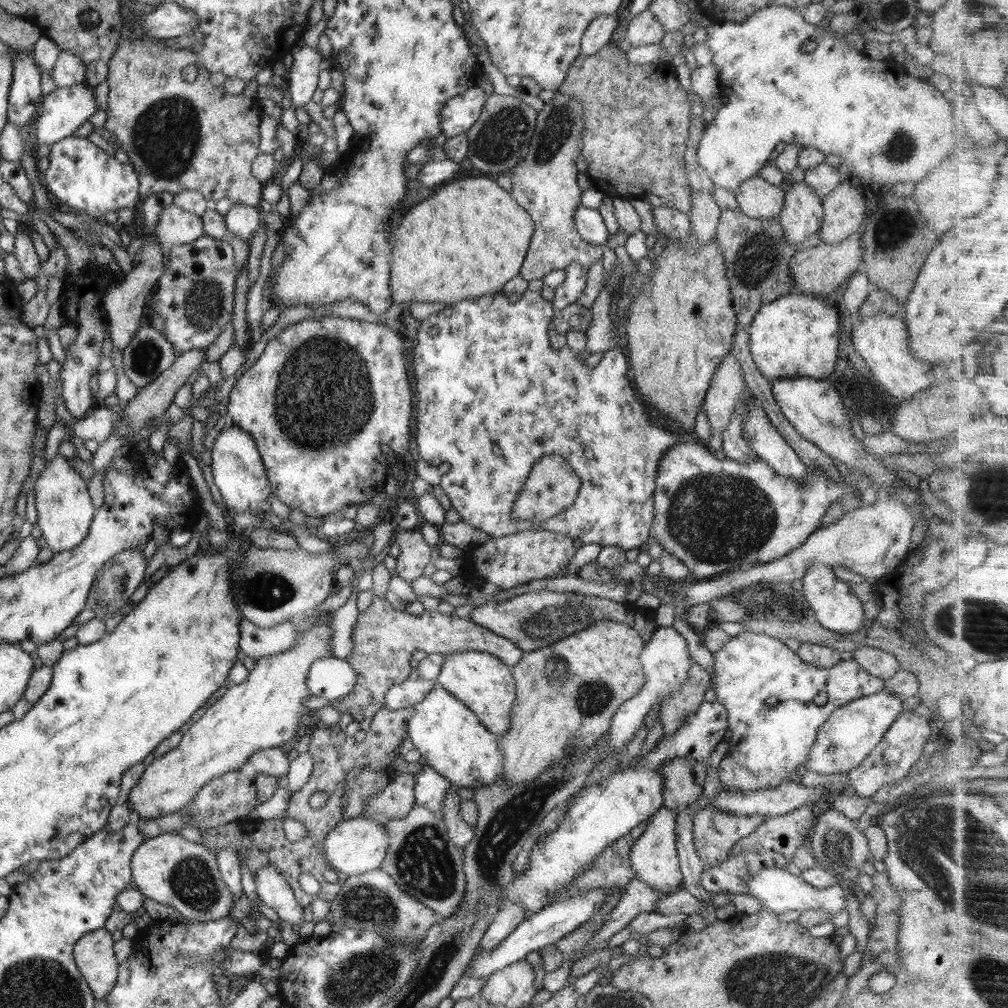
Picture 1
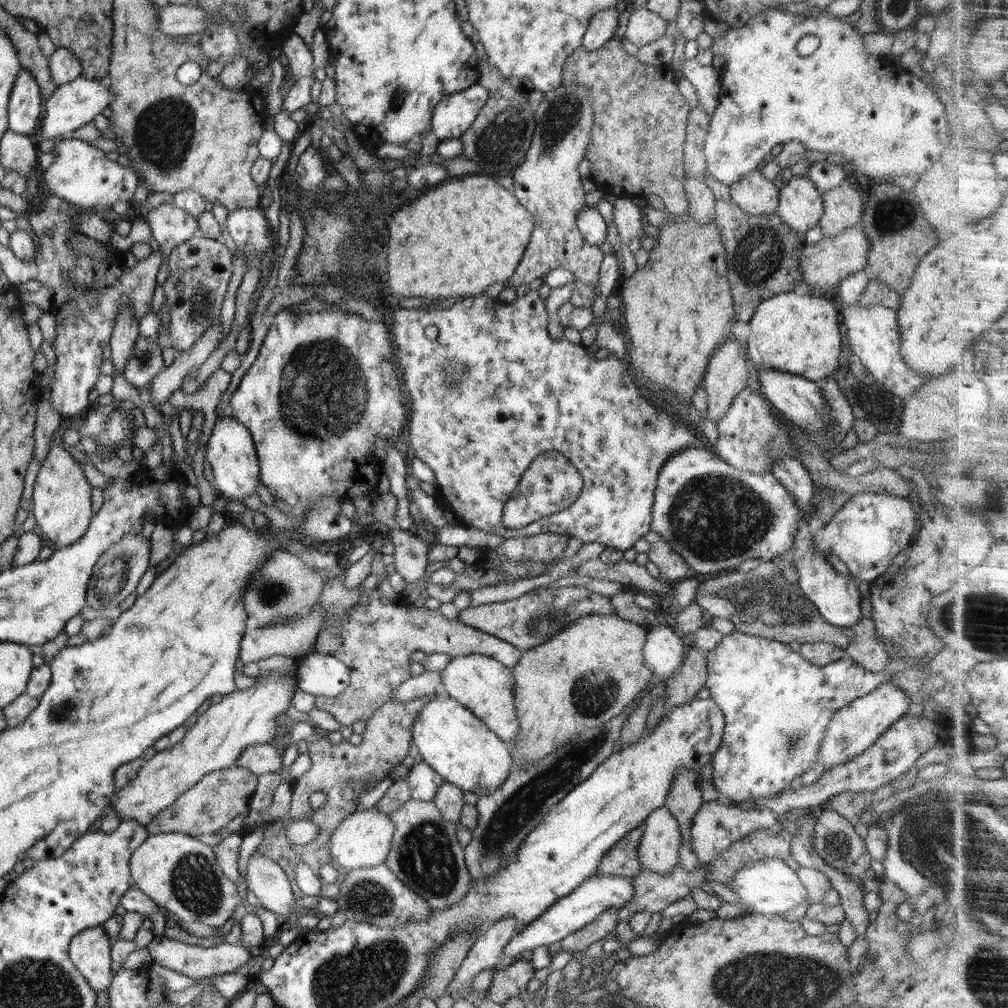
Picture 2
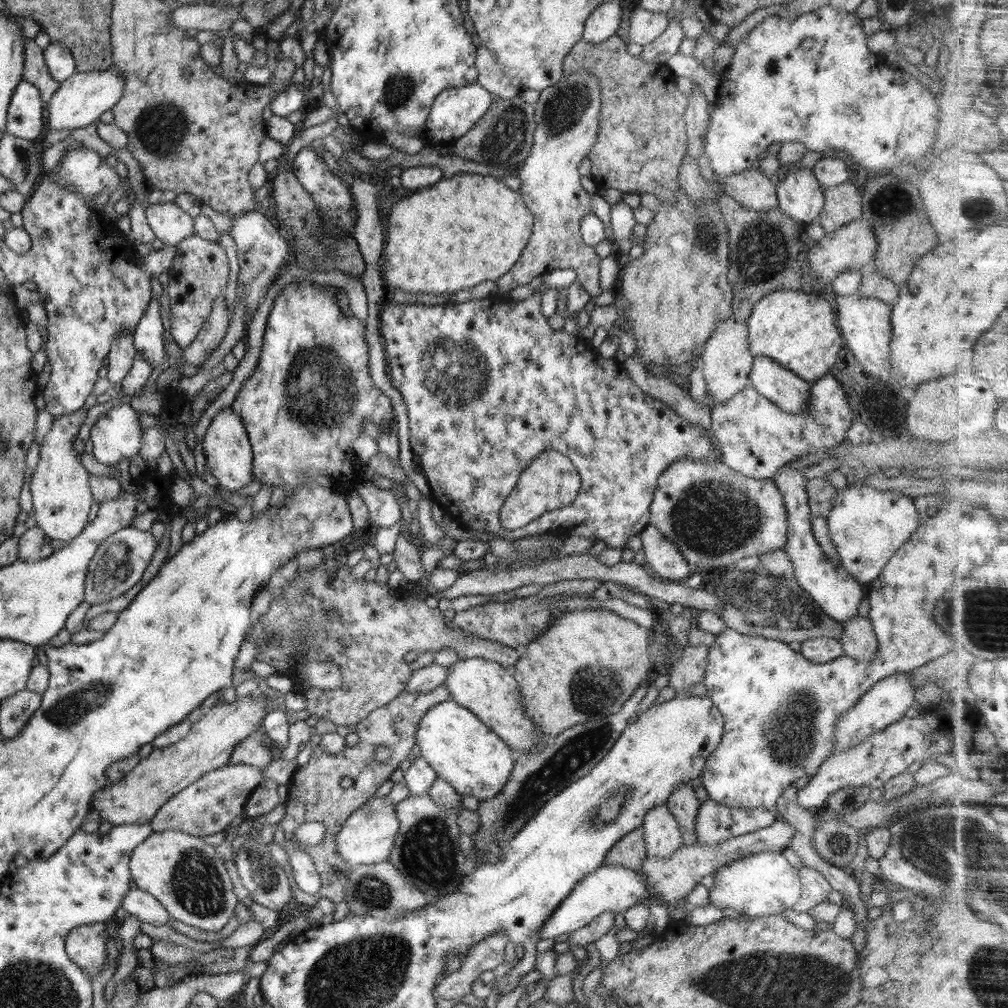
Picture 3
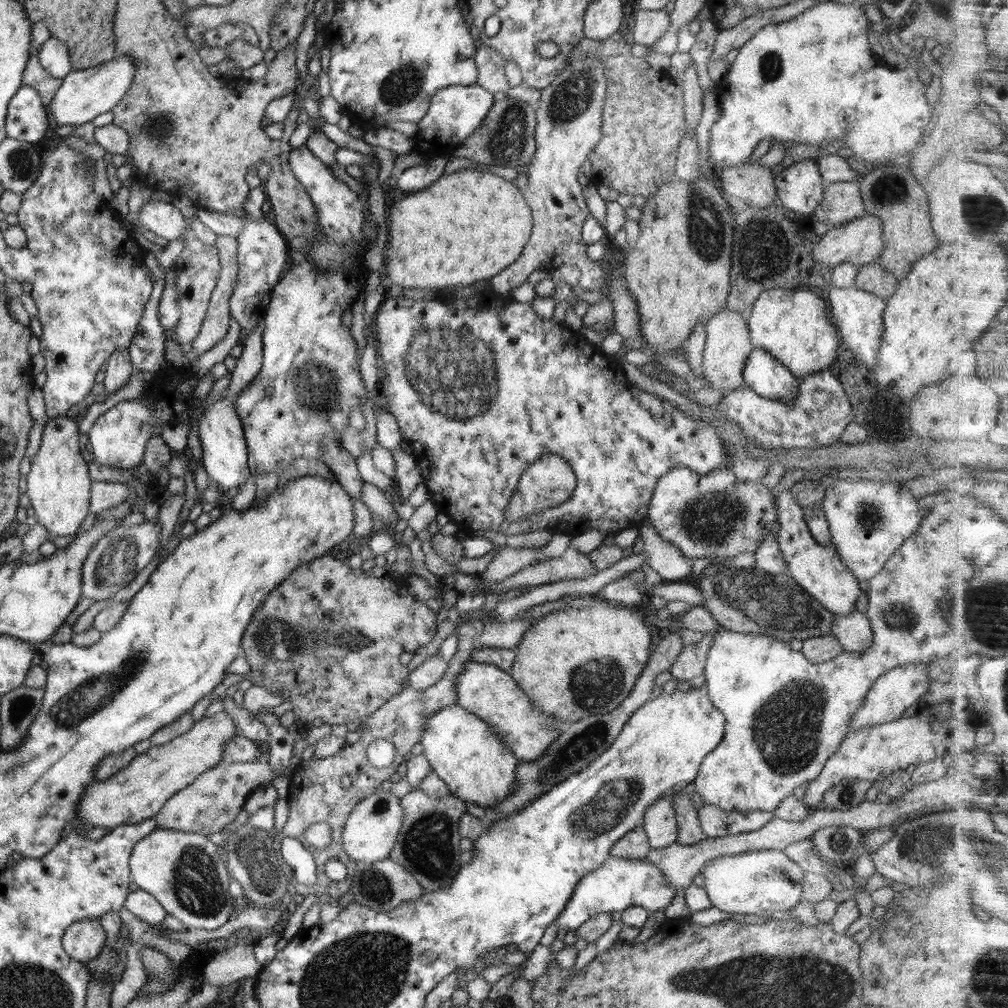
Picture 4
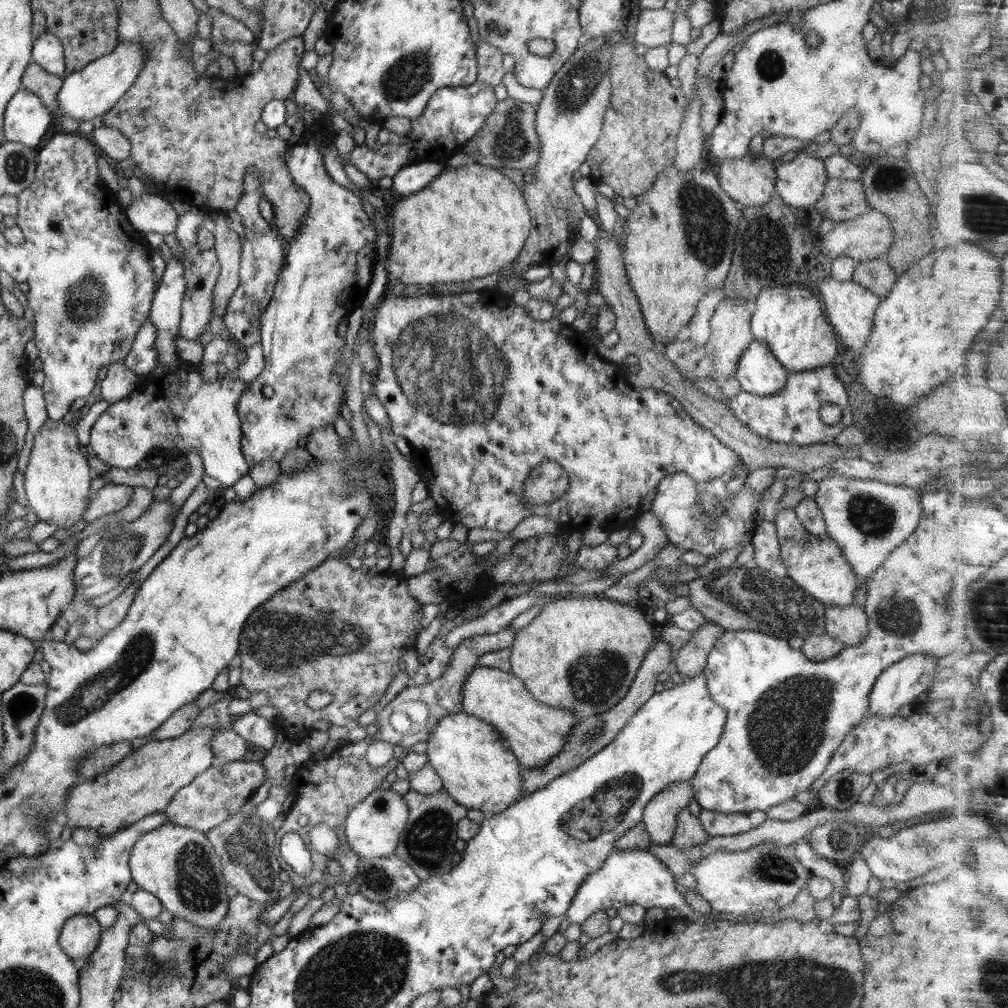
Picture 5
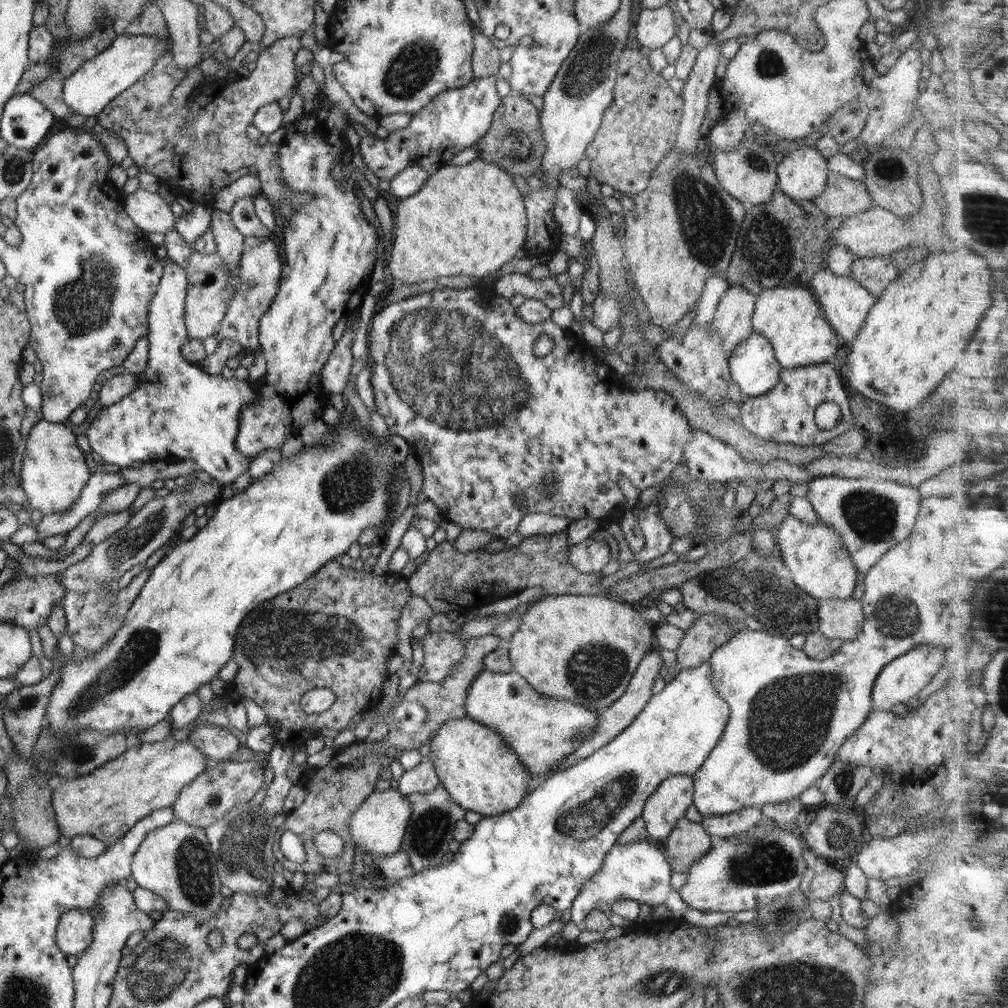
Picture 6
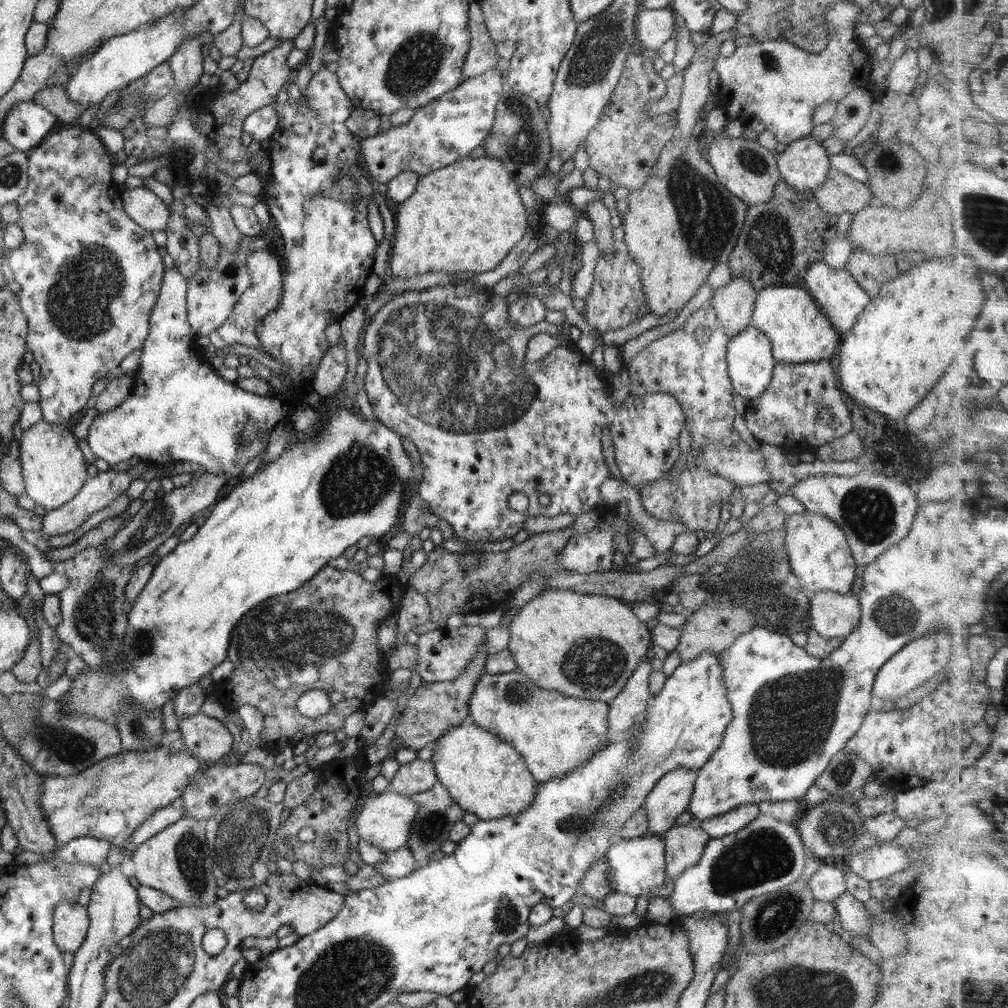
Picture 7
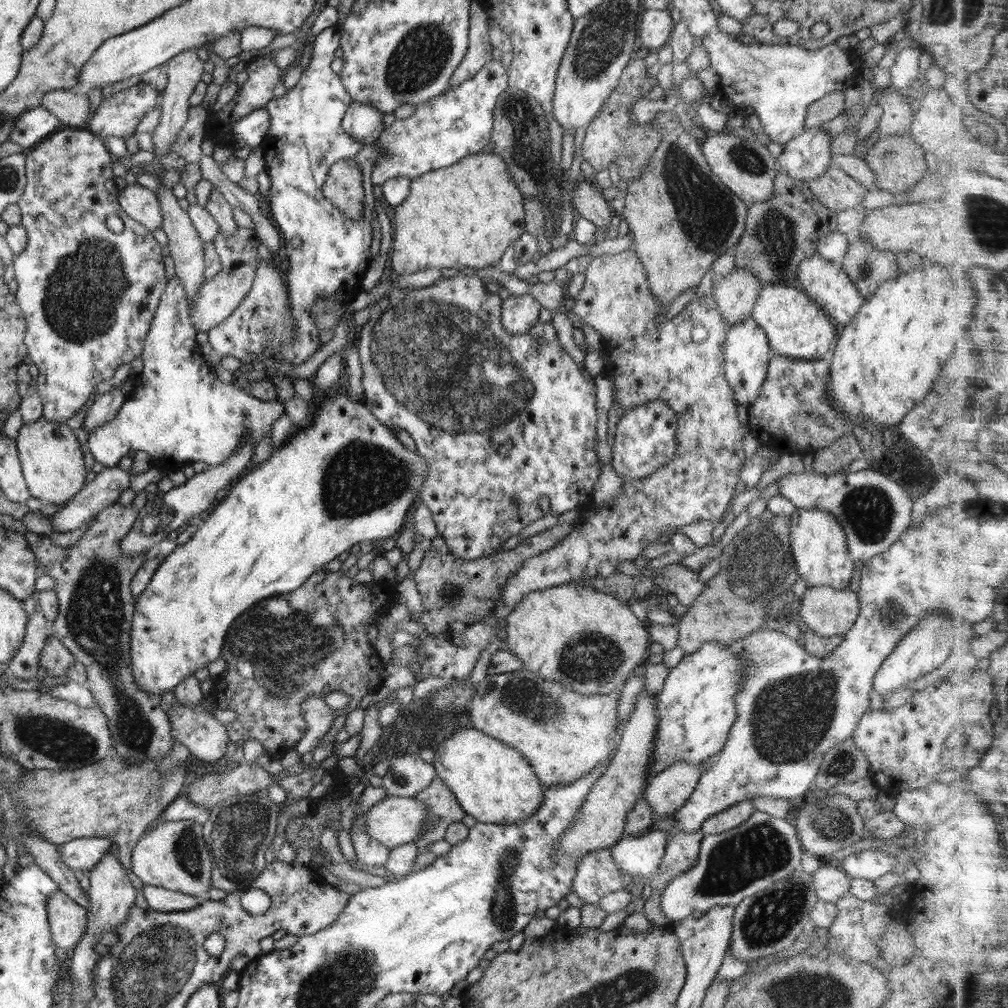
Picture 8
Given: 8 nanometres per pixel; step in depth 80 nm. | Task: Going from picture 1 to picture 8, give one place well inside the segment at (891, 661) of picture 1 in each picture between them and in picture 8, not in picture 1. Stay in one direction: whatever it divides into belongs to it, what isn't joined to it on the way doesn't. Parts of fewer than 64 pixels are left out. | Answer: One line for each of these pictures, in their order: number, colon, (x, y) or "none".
2: (863, 648)
3: (859, 641)
4: (853, 630)
5: (849, 625)
6: (838, 619)
7: (832, 615)
8: (827, 612)

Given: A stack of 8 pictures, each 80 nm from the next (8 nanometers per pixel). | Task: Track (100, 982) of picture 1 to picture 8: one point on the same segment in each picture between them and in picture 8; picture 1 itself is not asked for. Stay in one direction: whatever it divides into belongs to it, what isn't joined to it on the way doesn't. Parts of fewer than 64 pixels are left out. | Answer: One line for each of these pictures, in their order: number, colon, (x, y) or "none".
2: (89, 950)
3: (86, 945)
4: (82, 941)
5: (80, 935)
6: (74, 931)
7: (70, 919)
8: (68, 921)

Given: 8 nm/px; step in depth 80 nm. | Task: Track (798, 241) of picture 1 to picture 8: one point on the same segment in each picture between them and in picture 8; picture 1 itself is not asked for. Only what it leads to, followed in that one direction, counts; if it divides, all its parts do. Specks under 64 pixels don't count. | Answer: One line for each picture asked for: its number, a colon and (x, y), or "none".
2: (800, 205)
3: (800, 196)
4: (800, 188)
5: (800, 182)
6: (802, 175)
7: (804, 164)
8: (805, 157)

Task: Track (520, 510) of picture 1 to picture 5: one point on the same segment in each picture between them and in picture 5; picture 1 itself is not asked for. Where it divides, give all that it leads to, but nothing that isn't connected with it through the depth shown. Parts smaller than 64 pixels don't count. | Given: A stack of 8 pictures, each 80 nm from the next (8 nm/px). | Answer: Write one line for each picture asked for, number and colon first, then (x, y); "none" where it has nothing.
2: (551, 483)
3: (550, 482)
4: (549, 481)
5: (549, 481)

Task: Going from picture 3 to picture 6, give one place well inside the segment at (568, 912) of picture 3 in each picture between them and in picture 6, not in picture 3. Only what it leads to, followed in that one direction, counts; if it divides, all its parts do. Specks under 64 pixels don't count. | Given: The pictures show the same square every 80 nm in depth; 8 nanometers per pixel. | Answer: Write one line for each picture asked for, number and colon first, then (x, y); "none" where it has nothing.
4: (620, 883)
5: (635, 876)
6: (639, 871)

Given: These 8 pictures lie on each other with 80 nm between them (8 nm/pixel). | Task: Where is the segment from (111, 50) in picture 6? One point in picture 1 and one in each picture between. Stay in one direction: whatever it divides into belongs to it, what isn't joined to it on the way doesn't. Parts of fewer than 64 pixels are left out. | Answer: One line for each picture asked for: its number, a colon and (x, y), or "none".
1: (62, 112)
2: (76, 103)
3: (80, 100)
4: (84, 94)
5: (94, 90)

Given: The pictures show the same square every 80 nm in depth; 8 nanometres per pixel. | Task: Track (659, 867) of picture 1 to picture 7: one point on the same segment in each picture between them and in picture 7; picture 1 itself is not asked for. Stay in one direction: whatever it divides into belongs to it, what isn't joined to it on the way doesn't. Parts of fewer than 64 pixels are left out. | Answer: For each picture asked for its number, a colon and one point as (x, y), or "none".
2: (659, 847)
3: (662, 836)
4: (659, 822)
5: (659, 817)
6: (674, 795)
7: (671, 795)

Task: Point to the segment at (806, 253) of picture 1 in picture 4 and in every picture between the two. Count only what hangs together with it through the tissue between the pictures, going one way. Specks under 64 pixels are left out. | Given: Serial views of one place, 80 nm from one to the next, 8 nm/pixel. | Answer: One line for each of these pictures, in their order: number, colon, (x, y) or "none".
2: (824, 264)
3: (851, 247)
4: (860, 241)

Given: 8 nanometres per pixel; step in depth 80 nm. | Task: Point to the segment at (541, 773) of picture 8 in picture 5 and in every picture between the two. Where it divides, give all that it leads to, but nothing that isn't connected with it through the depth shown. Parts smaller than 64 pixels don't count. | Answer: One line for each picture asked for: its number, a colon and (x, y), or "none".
5: (535, 732)
6: (543, 731)
7: (554, 734)

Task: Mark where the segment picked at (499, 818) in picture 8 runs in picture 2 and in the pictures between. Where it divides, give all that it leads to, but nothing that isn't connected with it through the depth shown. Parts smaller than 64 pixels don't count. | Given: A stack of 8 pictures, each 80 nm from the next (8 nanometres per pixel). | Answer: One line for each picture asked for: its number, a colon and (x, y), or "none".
2: (461, 748)
3: (463, 751)
4: (478, 767)
5: (478, 770)
6: (481, 772)
7: (486, 776)

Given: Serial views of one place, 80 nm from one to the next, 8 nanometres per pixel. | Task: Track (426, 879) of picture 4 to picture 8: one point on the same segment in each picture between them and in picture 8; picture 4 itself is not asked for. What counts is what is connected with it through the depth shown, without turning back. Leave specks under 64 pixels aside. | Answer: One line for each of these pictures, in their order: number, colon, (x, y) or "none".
5: (426, 844)
6: (430, 829)
7: (437, 812)
8: (442, 808)

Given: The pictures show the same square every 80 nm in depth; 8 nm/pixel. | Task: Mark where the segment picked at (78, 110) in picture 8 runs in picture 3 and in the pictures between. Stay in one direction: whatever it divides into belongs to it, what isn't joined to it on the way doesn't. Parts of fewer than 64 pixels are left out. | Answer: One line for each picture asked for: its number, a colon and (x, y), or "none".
3: (35, 72)
4: (35, 76)
5: (46, 86)
6: (48, 92)
7: (54, 99)

